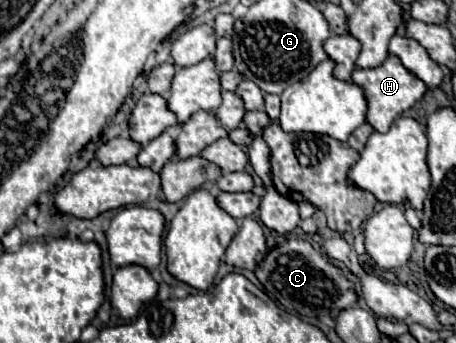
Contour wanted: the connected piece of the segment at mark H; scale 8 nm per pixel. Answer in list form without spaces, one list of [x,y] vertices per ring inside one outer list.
[[[389,55],[387,61],[375,69],[355,69],[351,73],[351,81],[363,89],[365,99],[367,99],[367,123],[371,123],[371,127],[379,133],[387,133],[391,123],[403,111],[413,107],[427,91],[425,83],[413,73],[409,73],[395,55]]]

